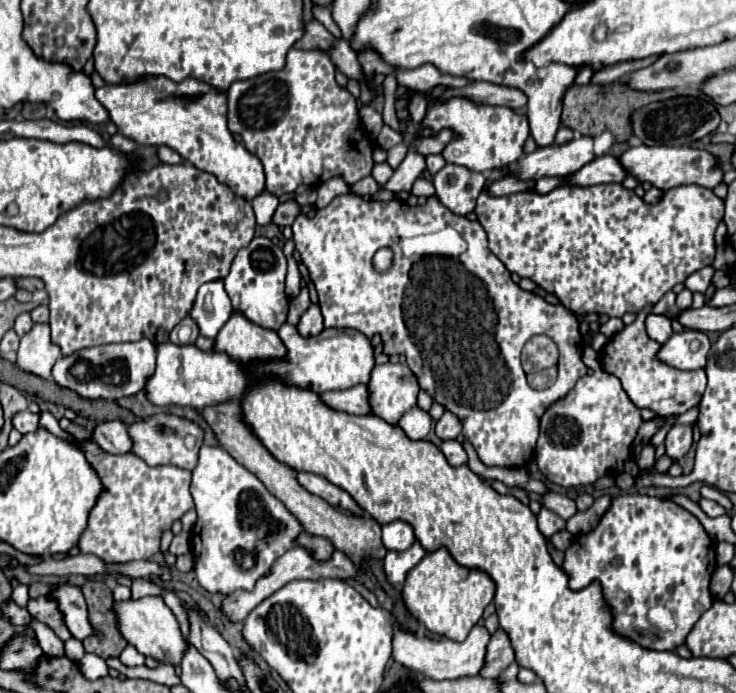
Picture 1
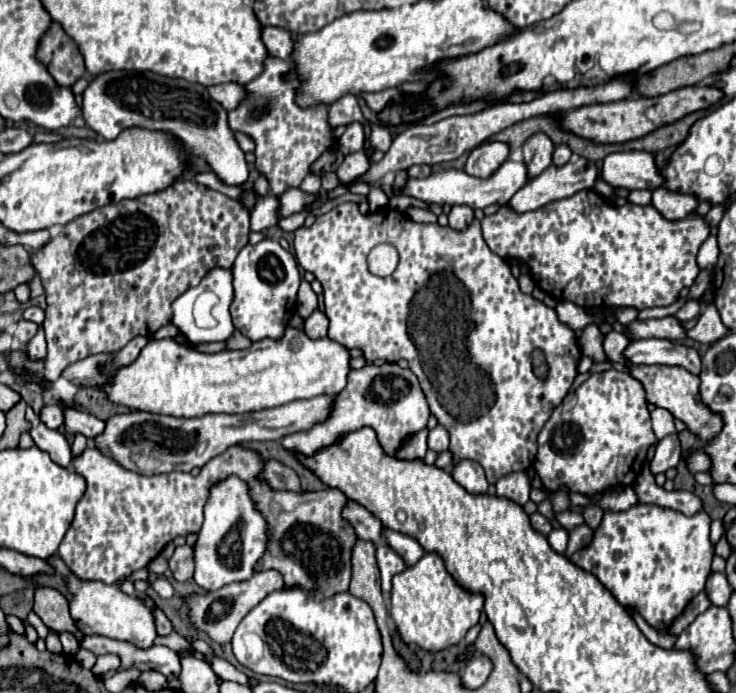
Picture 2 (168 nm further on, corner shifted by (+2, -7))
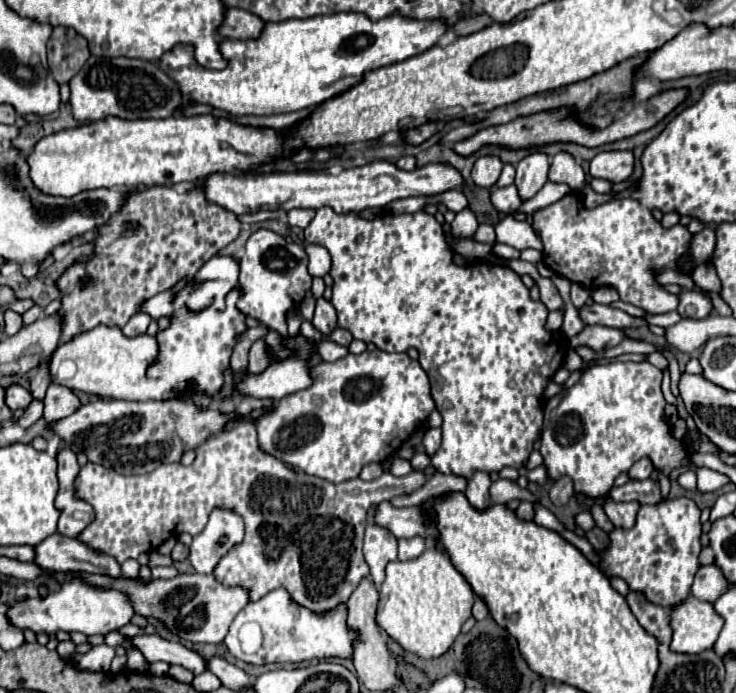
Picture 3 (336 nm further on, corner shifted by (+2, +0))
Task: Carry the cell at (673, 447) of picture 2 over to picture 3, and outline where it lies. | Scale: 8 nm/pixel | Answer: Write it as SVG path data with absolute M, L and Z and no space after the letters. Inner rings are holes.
M641 458L639 462L633 464L633 468L629 470L629 476L631 480L645 480L645 478L651 478L653 472L655 472L653 462L649 462L649 458Z

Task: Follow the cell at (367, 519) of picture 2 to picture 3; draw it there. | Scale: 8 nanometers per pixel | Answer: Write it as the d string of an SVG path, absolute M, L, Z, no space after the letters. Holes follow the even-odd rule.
M381 502L375 506L375 516L373 524L387 528L395 538L413 538L413 536L423 536L423 538L437 538L435 526L425 526L423 516L419 512L419 506L411 508L395 508L391 502Z

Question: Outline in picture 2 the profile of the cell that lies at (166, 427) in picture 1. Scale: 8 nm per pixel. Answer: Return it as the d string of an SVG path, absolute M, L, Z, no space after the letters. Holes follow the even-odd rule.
M313 397L305 401L291 401L281 407L263 409L255 413L241 415L203 415L193 419L155 415L145 411L131 411L113 415L105 421L105 431L93 439L93 445L123 469L135 471L139 475L185 471L193 467L203 467L209 459L221 455L225 449L245 441L281 441L281 437L305 431L309 425L323 421L329 415L333 397Z

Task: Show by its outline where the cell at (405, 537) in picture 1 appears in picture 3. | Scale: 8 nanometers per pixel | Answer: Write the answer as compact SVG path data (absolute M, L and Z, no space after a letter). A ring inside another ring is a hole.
M421 536L399 540L399 560L417 558L423 550L425 550L425 538L421 538Z

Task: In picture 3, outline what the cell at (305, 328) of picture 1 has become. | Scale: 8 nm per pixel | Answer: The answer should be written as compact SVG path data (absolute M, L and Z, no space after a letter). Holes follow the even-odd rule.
M325 298L317 300L317 308L315 308L315 316L311 320L311 324L321 332L321 334L331 334L337 326L337 316L335 316L335 308L331 302L327 302Z

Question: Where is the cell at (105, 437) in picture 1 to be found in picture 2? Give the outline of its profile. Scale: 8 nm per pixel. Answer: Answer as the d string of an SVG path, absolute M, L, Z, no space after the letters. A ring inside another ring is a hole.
M63 405L63 427L67 433L83 433L87 439L93 439L101 429L105 429L105 423L73 405Z

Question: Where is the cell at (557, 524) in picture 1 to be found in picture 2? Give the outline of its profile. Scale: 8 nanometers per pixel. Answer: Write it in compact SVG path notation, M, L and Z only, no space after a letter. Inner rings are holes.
M537 511L537 513L533 513L533 515L529 515L529 521L531 521L531 527L533 527L533 529L537 529L539 533L543 533L543 535L549 535L549 531L553 529L553 527L551 527L551 523L549 523L549 519L547 519L547 517L543 517L539 511Z

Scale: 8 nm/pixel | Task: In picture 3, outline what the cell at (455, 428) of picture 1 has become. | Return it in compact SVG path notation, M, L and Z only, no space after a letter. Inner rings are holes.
M429 428L423 438L423 446L425 446L427 454L433 456L437 452L437 448L441 446L441 428Z

